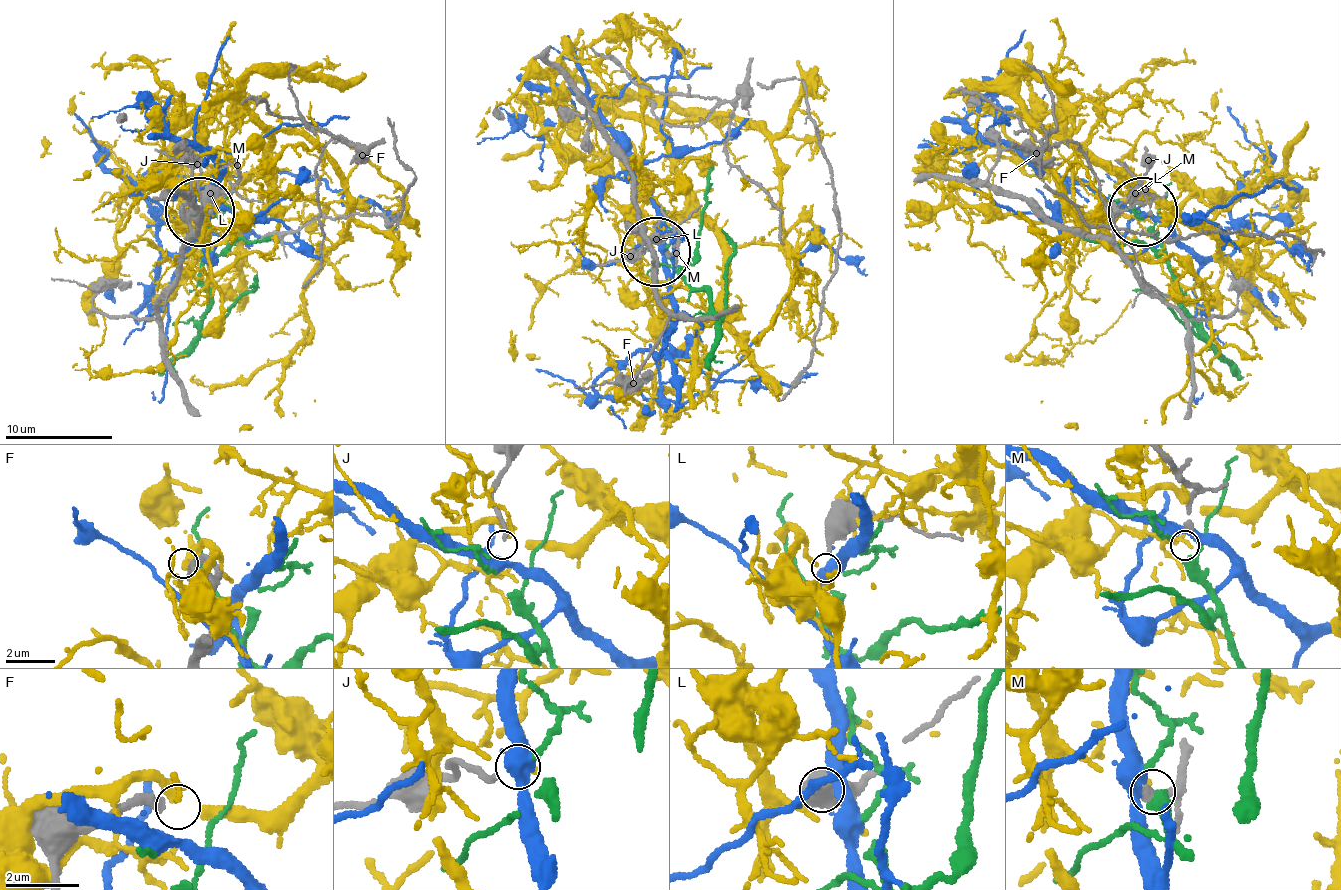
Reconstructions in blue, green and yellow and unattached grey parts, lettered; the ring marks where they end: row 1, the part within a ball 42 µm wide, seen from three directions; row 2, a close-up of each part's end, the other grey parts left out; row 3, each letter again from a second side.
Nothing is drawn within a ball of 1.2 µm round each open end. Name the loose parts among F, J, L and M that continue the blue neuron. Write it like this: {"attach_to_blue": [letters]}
{"attach_to_blue": ["J"]}

